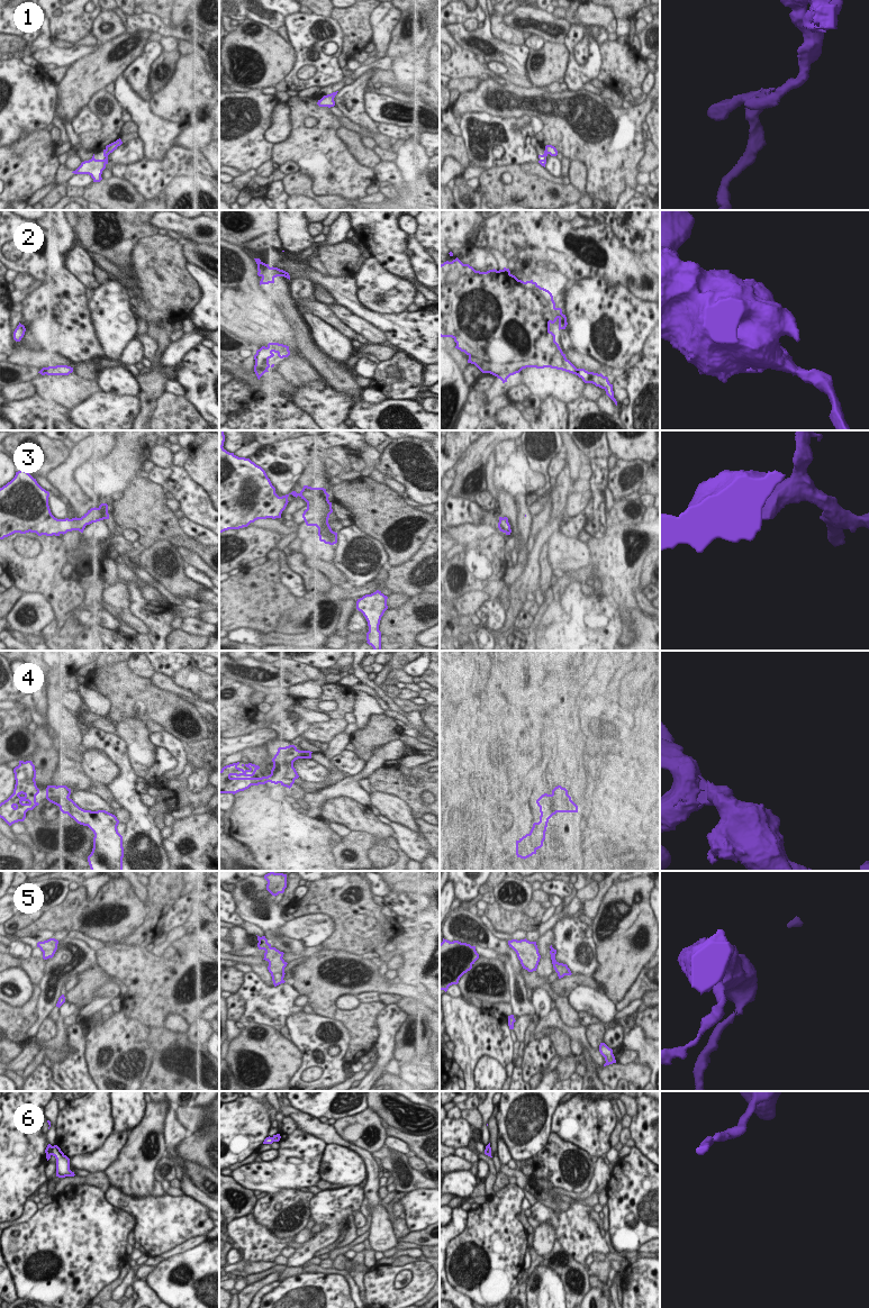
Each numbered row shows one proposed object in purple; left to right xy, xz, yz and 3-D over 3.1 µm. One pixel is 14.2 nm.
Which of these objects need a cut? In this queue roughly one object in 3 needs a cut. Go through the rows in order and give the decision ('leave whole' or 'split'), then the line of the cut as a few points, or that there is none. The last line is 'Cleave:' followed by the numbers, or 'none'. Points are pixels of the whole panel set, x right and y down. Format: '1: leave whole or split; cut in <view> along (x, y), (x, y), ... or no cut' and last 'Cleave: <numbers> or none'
1: split; cut in xy along (105, 150), (110, 152)
2: leave whole; no cut
3: leave whole; no cut
4: leave whole; no cut
5: leave whole; no cut
6: split; cut in xy along (53, 1146), (51, 1154)
Cleave: 1, 6

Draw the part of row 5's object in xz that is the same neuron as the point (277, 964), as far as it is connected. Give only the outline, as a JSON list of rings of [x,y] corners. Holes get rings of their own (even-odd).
[[[256,935],[257,936],[257,935]],[[257,936],[257,947],[259,950],[264,950],[264,959],[269,962],[268,970],[271,973],[272,981],[274,987],[284,983],[284,968],[287,966],[287,962],[282,959],[283,952],[280,952],[275,947],[272,947],[271,944],[268,943],[265,936]]]

